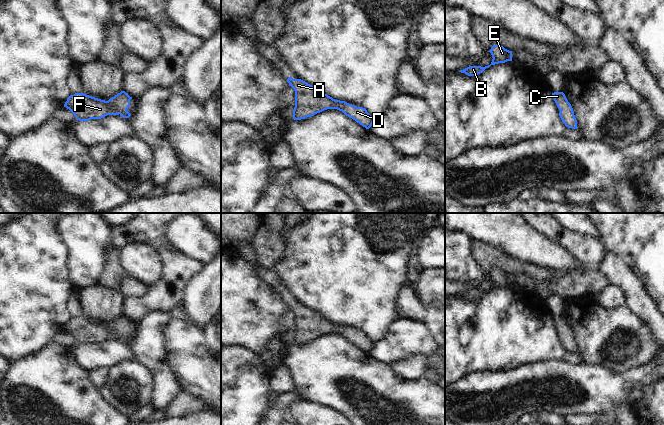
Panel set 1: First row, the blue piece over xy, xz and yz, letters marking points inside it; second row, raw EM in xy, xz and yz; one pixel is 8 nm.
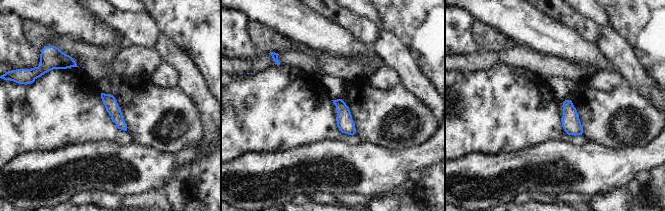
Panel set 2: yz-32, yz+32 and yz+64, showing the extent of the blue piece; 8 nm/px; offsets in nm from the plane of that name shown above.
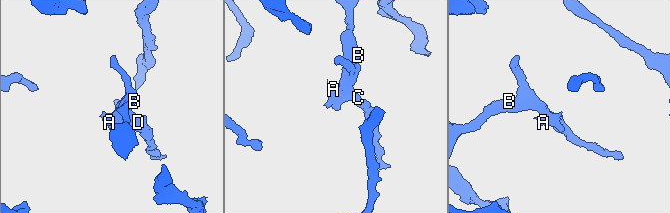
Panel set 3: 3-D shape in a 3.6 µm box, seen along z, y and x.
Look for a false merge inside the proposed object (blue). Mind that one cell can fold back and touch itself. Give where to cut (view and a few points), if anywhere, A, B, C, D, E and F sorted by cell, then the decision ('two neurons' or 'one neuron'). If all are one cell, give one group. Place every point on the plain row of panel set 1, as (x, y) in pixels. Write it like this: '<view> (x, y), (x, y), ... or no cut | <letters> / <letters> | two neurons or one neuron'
no cut | A B C D E F | one neuron

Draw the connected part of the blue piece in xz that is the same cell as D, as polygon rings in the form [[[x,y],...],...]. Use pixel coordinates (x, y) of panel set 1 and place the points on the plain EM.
[[[289,301],[287,306],[295,315],[294,344],[305,343],[327,333],[337,333],[366,353],[369,353],[374,346],[374,341],[363,331],[357,331],[345,325],[335,324],[317,311],[301,303]]]

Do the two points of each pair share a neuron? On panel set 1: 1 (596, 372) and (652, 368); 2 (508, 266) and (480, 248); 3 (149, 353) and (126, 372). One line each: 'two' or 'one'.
1: one
2: one
3: two

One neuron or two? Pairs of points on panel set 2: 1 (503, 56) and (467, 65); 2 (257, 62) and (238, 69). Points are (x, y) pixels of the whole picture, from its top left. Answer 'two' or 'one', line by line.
1: one
2: one

